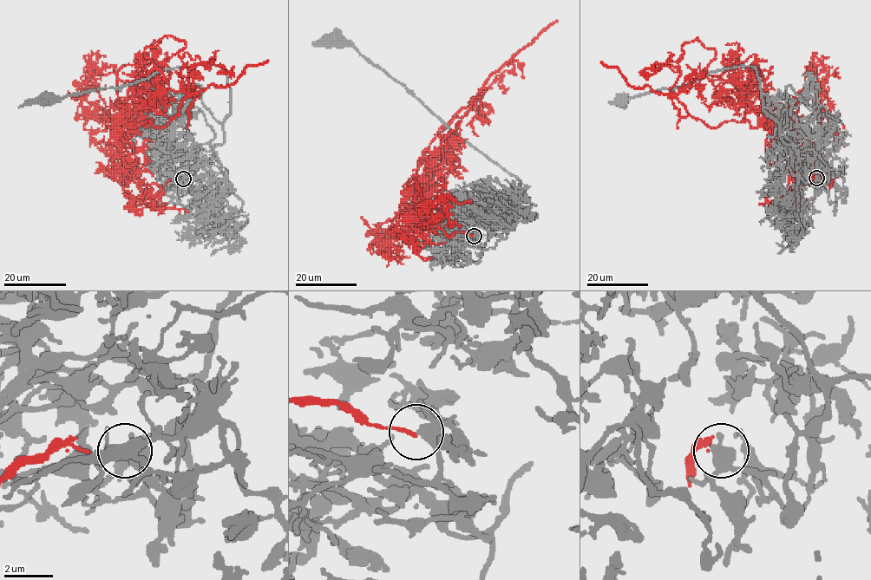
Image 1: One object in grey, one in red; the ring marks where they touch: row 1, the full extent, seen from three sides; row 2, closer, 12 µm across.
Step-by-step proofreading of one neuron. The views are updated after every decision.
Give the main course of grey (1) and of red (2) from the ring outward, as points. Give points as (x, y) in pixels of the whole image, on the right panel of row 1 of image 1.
1: (815, 179), (824, 185), (829, 169), (813, 149), (782, 140), (763, 110), (752, 67), (621, 99)
2: (816, 179), (791, 202), (768, 127), (710, 128), (670, 91), (682, 54), (640, 73), (658, 68)

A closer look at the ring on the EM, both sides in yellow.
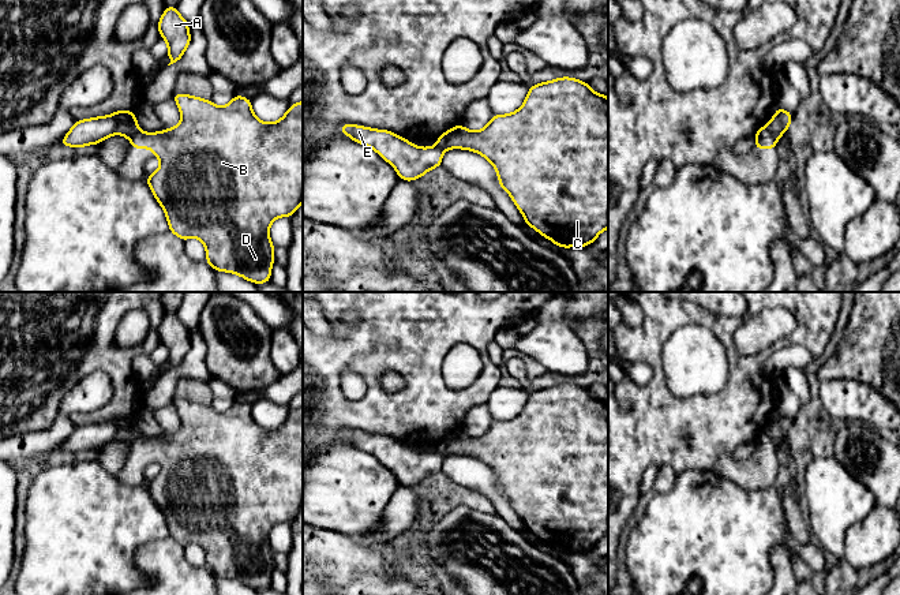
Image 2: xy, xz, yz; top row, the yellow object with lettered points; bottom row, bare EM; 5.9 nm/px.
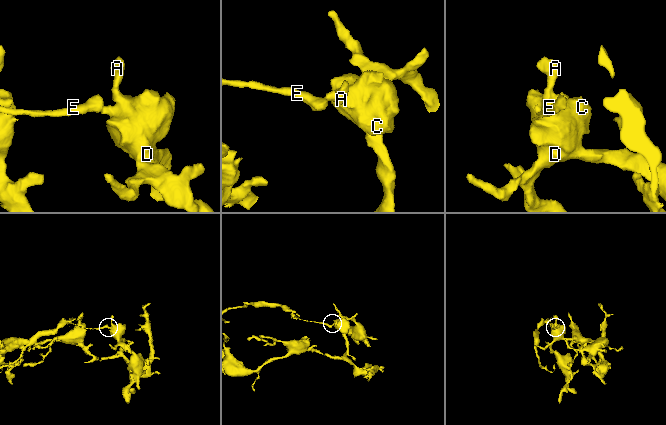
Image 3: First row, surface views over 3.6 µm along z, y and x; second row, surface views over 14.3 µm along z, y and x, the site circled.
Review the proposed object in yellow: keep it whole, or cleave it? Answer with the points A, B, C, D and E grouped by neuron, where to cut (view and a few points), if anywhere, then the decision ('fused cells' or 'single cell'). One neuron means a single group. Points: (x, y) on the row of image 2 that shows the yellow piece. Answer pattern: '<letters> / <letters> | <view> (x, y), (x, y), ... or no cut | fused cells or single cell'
A B C D / E | yz (765, 126), (776, 142) | fused cells

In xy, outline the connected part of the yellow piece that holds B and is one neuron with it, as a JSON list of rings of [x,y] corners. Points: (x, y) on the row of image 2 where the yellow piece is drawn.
[[[175,93],[173,100],[181,115],[180,123],[173,128],[150,134],[138,130],[131,142],[132,149],[151,149],[154,156],[161,161],[160,168],[153,175],[146,176],[146,182],[166,214],[169,231],[183,242],[191,237],[199,239],[206,247],[206,262],[214,270],[239,274],[254,284],[269,282],[271,266],[275,261],[269,228],[278,217],[292,217],[303,202],[303,101],[290,105],[288,112],[277,123],[265,123],[252,112],[251,100],[237,94],[235,94],[233,100],[226,106],[217,106],[211,100],[203,100],[183,93]]]

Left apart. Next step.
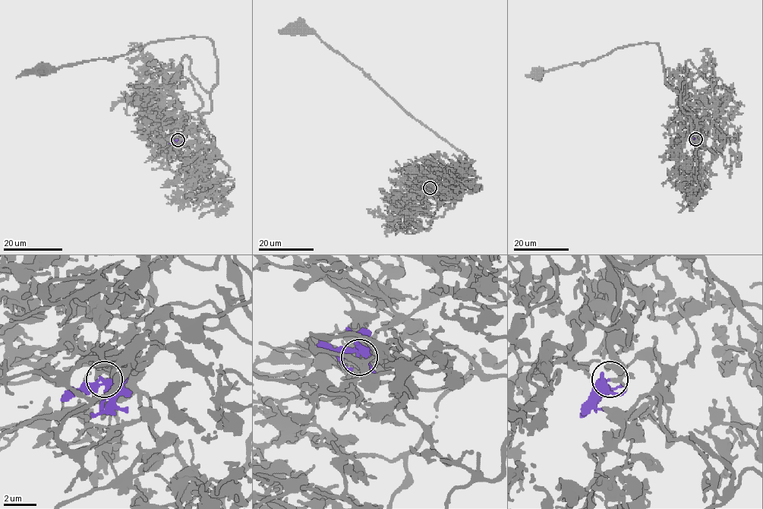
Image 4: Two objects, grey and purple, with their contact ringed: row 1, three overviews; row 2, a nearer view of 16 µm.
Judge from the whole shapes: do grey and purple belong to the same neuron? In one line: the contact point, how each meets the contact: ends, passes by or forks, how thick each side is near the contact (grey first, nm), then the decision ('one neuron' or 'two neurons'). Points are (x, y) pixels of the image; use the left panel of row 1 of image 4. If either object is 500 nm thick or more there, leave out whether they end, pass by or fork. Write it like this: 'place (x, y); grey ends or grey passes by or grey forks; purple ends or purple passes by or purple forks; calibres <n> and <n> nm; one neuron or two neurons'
place (178, 140); grey forks; purple forks; calibres 140 and 240 nm; one neuron

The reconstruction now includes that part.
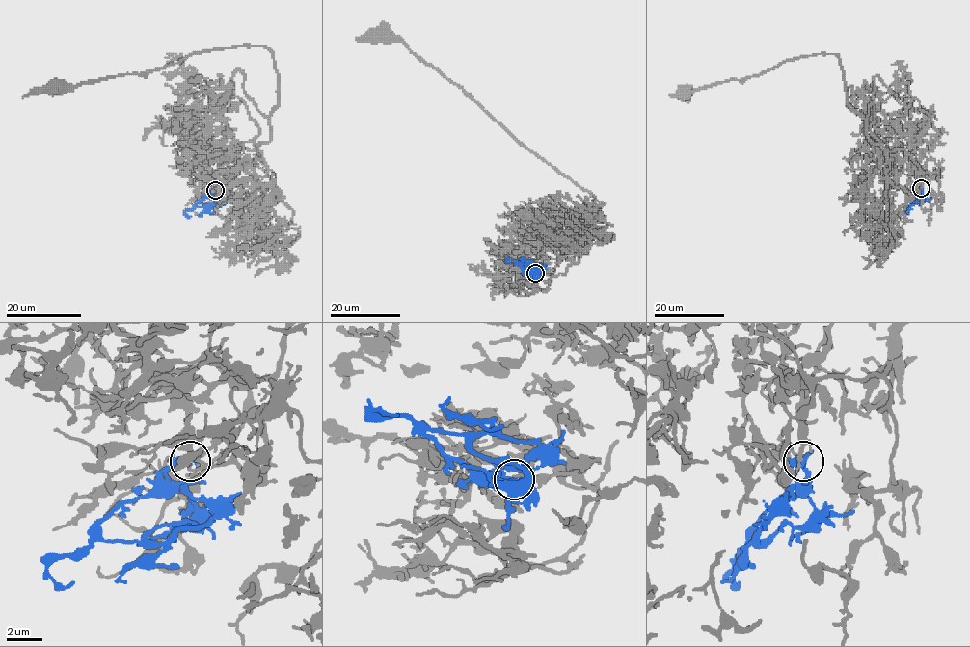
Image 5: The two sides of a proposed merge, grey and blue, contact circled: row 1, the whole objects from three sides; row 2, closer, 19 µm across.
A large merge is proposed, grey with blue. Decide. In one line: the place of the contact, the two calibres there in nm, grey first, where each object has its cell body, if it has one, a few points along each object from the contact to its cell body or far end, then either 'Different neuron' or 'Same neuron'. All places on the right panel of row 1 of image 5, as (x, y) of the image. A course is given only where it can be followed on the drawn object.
Place: (921, 188). Thickness 160 nm (grey) against 320 nm. Soma of grey: (685, 92). Soma of blue: none. Course of grey: (921, 189), (920, 166), (903, 149), (875, 144), (847, 104), (835, 54), (684, 91). Course of blue: (922, 189), (912, 204), (918, 200), (922, 202), (919, 205). Same neuron

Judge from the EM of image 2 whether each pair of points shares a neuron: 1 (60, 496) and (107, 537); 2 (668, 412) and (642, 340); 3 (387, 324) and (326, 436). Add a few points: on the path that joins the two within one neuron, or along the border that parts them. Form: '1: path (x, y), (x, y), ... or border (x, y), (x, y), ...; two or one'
1: path (71, 506), (90, 526), (96, 526); one
2: path (657, 395), (657, 362), (655, 358); one
3: path (357, 348), (332, 373), (332, 405); one

